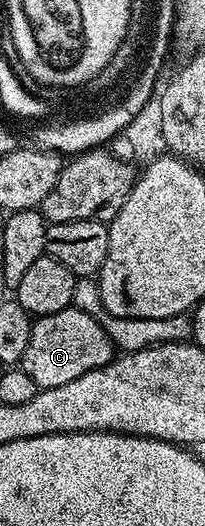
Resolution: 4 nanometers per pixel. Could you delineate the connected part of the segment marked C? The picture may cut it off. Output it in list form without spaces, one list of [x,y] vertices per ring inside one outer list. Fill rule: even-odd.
[[[74,305],[65,308],[61,313],[38,316],[31,324],[29,333],[29,345],[23,354],[21,370],[29,373],[33,381],[40,389],[66,385],[68,381],[77,381],[81,373],[89,373],[98,367],[104,367],[112,359],[116,358],[117,348],[105,333],[105,329],[89,313],[81,312]]]

